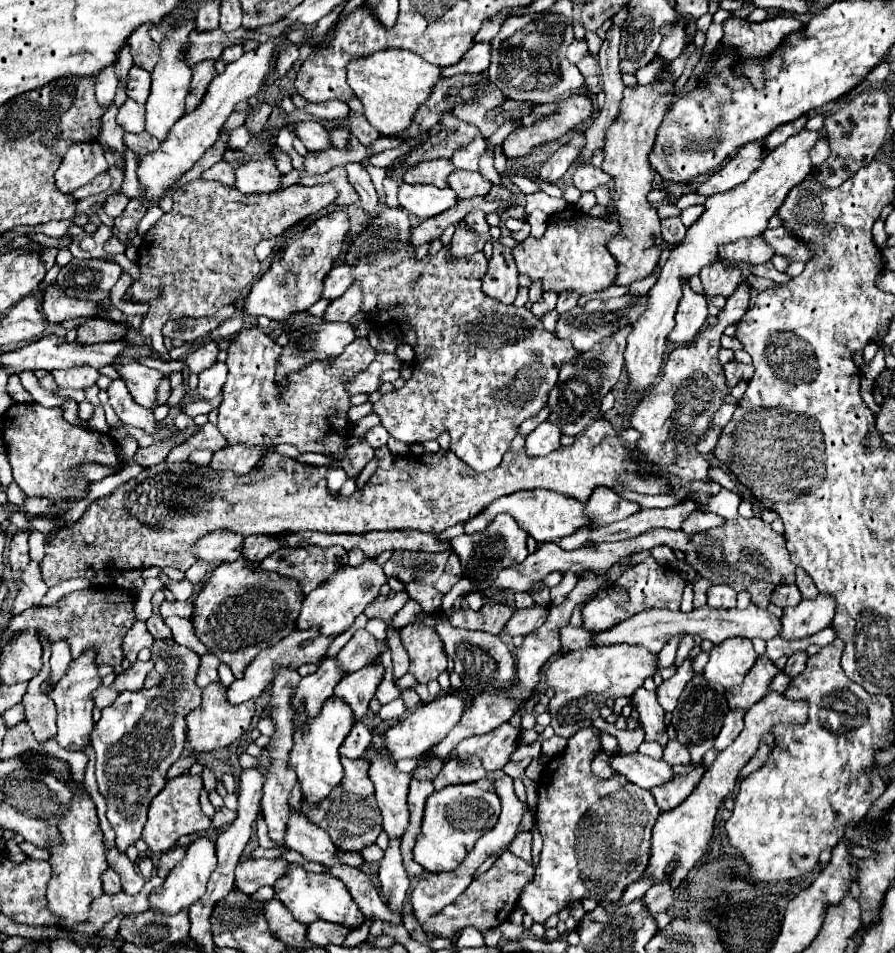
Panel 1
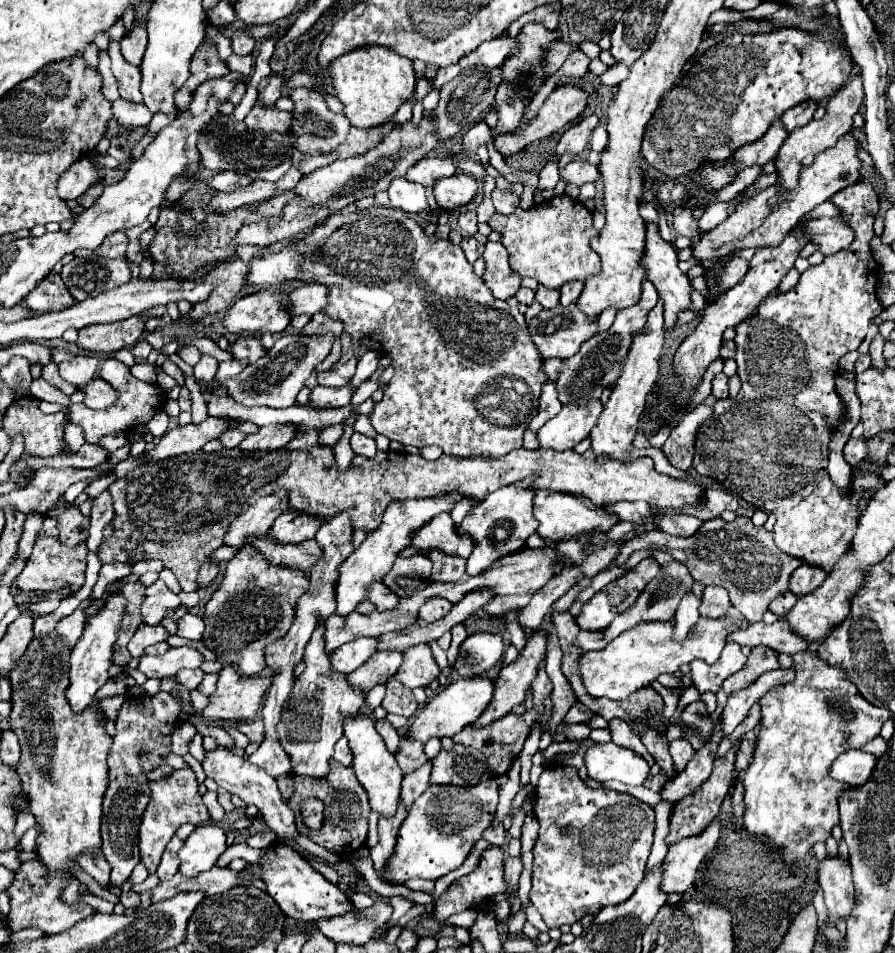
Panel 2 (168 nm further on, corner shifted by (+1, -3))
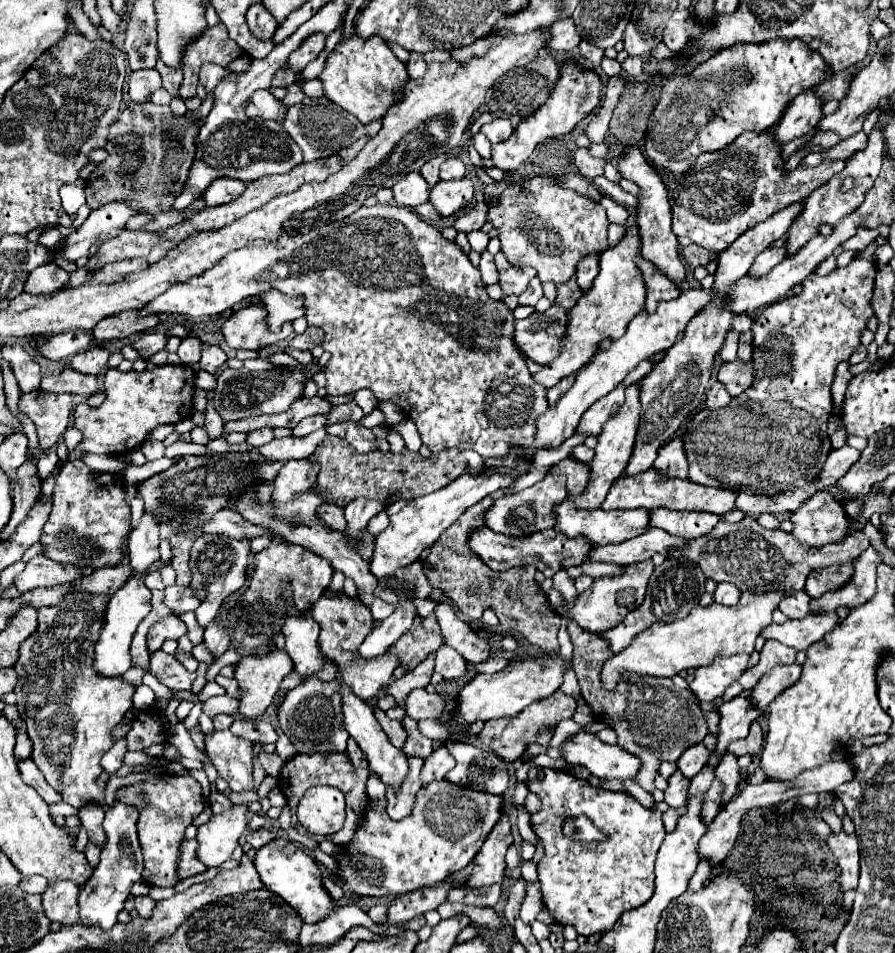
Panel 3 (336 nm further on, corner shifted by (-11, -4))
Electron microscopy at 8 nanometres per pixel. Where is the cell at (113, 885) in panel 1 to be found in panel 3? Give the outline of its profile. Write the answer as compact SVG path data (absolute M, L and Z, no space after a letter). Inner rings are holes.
M84 806L84 808L80 808L78 818L82 820L82 826L86 828L86 832L90 836L90 842L102 850L106 846L106 834L102 830L104 810L100 806Z

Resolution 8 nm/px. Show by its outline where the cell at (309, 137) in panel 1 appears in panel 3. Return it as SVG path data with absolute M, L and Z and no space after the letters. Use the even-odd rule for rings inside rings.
M258 90L246 108L248 118L262 118L262 120L274 120L282 122L286 114L286 106L282 100L278 100L270 90Z

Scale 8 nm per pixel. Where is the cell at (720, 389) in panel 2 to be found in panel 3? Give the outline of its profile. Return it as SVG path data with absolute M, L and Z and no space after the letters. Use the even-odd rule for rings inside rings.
M716 382L706 394L706 408L716 410L716 408L722 408L722 406L728 406L730 400L732 400L732 396L728 394L726 386L722 382Z

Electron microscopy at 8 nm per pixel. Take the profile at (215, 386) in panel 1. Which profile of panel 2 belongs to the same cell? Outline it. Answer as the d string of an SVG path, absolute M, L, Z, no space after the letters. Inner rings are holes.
M202 355L200 361L194 365L194 379L198 383L208 383L216 377L216 371L218 371L218 361L210 355Z

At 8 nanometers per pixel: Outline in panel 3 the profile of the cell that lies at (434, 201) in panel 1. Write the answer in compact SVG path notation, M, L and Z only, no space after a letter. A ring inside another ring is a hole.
M410 172L400 182L396 182L396 186L392 190L394 190L394 200L400 206L414 208L414 206L420 206L420 204L428 202L428 188L430 186L422 178L422 174Z

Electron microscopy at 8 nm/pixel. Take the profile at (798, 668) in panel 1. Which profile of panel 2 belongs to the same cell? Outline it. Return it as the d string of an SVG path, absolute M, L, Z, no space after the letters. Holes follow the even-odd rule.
M776 669L776 671L768 671L762 677L758 677L752 685L748 685L746 689L740 689L732 695L728 695L728 703L722 711L722 729L726 735L730 735L748 715L750 707L764 697L764 693L768 693L772 687L790 683L794 679L794 669Z

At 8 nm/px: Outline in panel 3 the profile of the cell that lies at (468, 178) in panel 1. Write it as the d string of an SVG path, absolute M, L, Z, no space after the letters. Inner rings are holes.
M470 178L460 180L440 180L430 190L430 202L442 216L452 216L462 210L474 198L474 182Z

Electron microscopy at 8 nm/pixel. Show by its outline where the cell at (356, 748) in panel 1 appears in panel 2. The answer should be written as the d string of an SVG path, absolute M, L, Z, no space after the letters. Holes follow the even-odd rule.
M342 737L342 739L336 743L332 757L334 757L340 765L344 765L344 767L352 765L352 751L348 749L348 739L346 739L346 737Z

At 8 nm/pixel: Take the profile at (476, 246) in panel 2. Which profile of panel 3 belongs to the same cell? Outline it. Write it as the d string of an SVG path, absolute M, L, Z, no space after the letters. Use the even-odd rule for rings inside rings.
M484 250L484 254L482 254L482 260L480 260L478 270L480 270L482 280L484 280L486 286L498 282L498 270L496 270L496 266L494 266L494 256L492 256L488 250Z

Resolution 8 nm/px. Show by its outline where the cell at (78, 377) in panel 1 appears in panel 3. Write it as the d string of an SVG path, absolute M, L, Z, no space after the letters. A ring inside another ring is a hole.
M90 346L86 352L80 352L72 358L72 368L82 374L98 376L108 366L110 352L104 346Z

